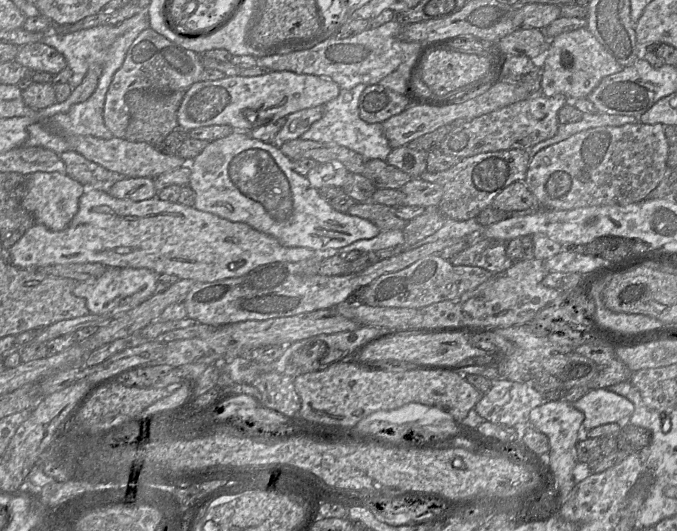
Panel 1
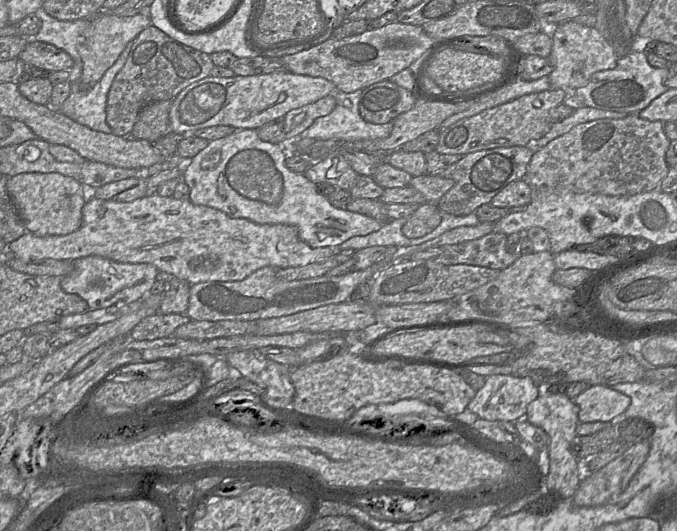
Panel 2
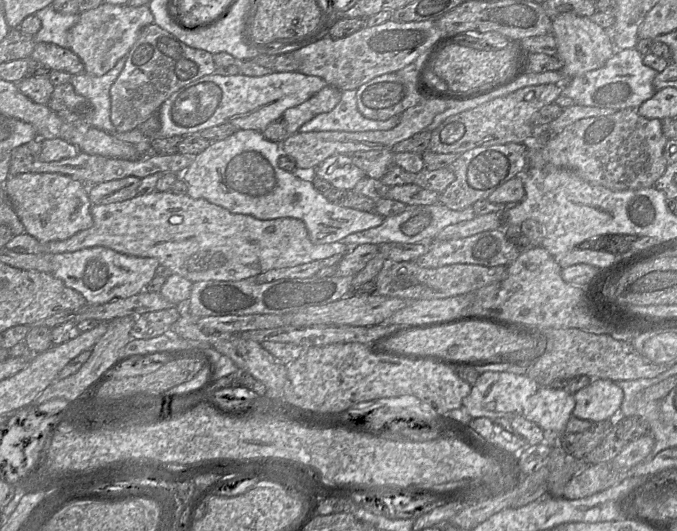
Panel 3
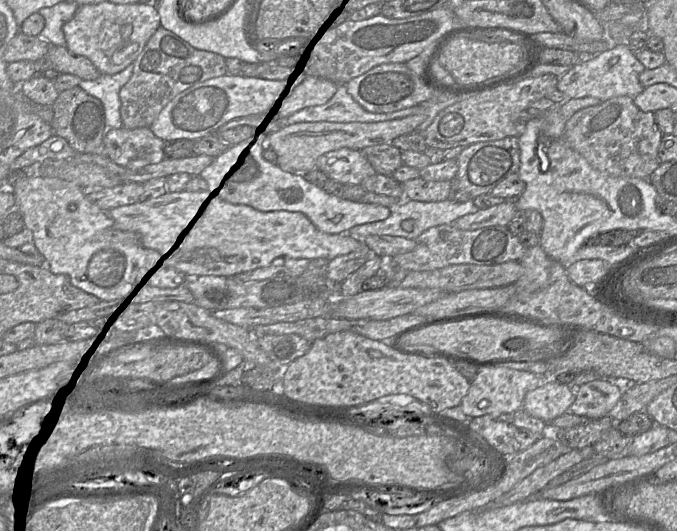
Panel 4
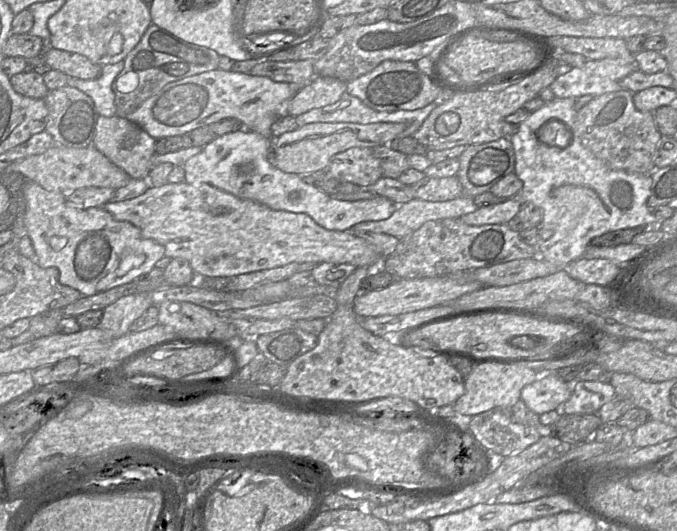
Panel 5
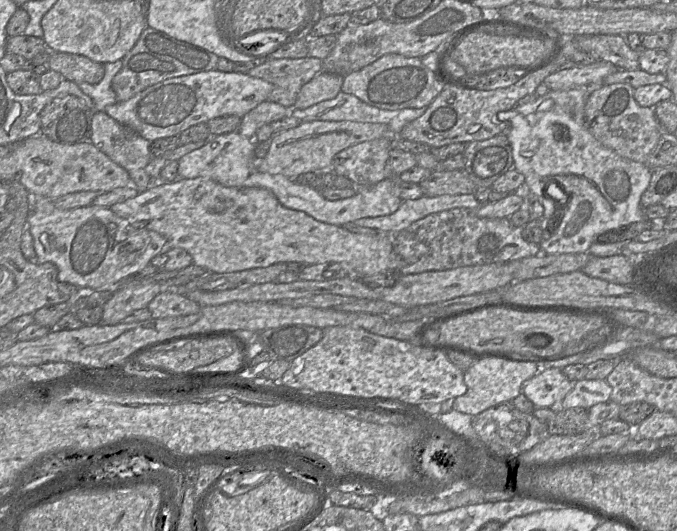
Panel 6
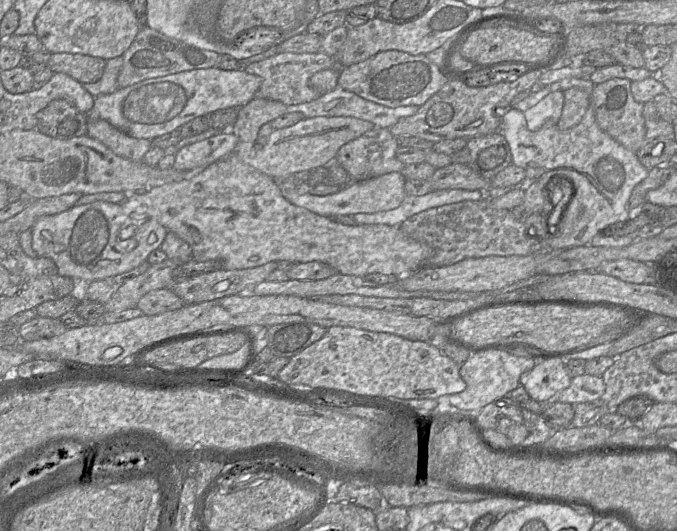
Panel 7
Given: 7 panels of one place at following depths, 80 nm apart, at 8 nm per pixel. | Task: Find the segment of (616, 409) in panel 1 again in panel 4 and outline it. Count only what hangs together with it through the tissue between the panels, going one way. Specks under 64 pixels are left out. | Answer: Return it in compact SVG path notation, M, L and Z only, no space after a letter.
M599 378L575 388L575 401L569 411L588 419L608 416L623 395L623 385Z

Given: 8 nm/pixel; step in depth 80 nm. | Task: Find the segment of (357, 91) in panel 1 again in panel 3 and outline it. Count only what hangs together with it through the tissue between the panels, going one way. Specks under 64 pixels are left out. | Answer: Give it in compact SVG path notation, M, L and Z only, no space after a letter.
M344 90L341 92L341 99L333 110L315 116L312 120L303 124L299 132L390 130L401 120L401 115L395 115L383 121L368 119L358 110L356 90Z

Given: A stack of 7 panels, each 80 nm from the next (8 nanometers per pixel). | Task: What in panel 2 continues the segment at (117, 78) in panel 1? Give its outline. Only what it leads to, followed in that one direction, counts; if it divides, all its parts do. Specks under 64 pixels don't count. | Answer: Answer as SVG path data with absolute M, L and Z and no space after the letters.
M149 25L132 44L123 68L116 75L108 93L106 120L116 136L130 136L139 113L148 104L172 100L188 85L210 75L214 65L210 55L186 46Z

